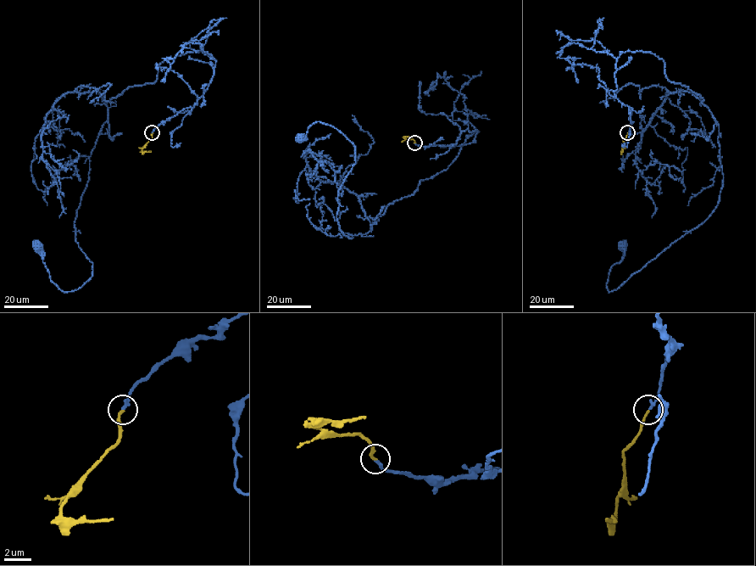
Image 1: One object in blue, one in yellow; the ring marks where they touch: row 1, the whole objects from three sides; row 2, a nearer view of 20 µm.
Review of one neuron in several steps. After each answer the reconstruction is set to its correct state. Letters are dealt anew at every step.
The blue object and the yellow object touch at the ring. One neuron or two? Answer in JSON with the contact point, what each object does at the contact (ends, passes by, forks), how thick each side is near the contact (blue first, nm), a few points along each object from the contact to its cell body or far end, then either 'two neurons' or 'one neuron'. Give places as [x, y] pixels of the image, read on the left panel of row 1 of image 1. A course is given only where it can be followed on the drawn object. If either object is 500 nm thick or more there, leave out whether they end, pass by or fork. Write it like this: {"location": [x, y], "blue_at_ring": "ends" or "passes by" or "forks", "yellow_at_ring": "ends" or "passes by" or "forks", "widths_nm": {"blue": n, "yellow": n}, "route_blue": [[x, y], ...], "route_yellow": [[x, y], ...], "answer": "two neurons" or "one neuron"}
{"location": [152, 132], "blue_at_ring": "ends", "yellow_at_ring": "ends", "widths_nm": {"blue": 240, "yellow": 190}, "route_blue": [[152, 132], [191, 108], [214, 59], [163, 60], [105, 103], [74, 222], [92, 276], [62, 291], [38, 246]], "route_yellow": [[152, 133], [142, 149], [150, 151]], "answer": "one neuron"}

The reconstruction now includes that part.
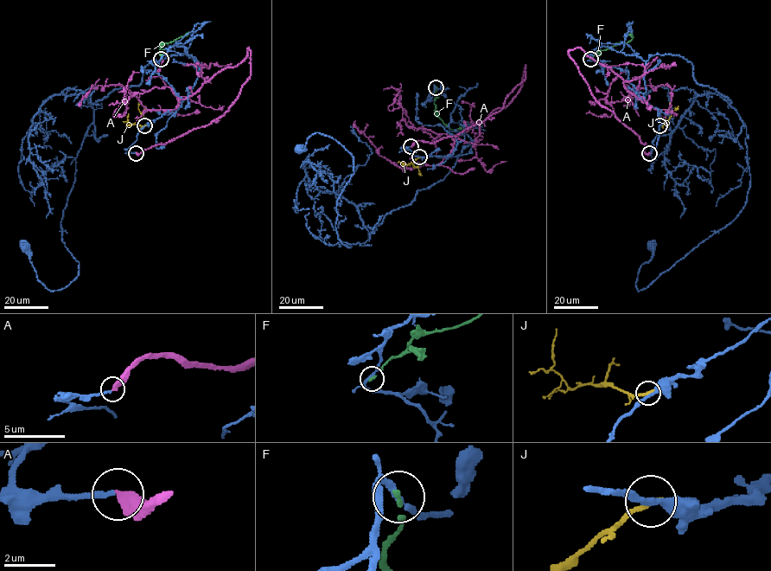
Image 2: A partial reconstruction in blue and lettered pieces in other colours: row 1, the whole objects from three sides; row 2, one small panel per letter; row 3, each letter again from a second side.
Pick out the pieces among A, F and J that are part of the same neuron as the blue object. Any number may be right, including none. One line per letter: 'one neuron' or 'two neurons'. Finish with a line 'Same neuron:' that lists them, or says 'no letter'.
A: two neurons
F: two neurons
J: two neurons
Same neuron: no letter

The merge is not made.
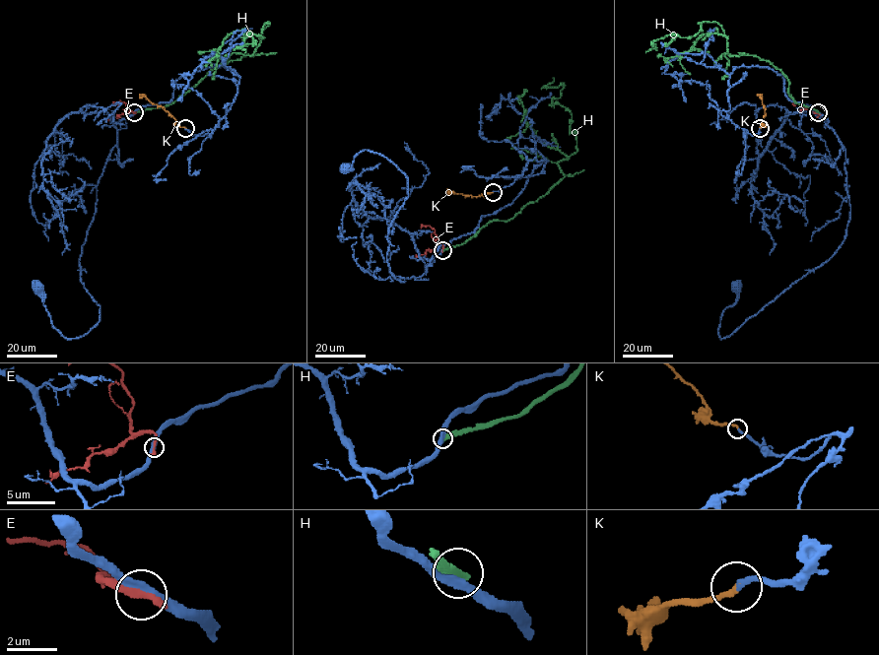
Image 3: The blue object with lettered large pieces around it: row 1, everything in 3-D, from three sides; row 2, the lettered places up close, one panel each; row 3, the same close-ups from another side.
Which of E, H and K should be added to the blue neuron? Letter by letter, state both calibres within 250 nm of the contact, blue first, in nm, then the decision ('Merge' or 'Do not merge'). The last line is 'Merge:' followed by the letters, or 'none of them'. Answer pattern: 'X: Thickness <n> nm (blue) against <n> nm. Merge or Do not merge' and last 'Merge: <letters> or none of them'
E: Thickness 360 nm (blue) against 340 nm. Do not merge
H: Thickness 360 nm (blue) against 400 nm. Do not merge
K: Thickness 220 nm (blue) against 200 nm. Merge
Merge: K

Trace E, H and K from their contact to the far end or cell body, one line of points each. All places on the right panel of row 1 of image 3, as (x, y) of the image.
E: (817, 113), (793, 101), (795, 105)
H: (818, 112), (796, 102), (787, 77), (767, 60), (730, 55), (715, 22), (688, 37), (657, 38), (645, 52)
K: (760, 128), (765, 109), (757, 95)

